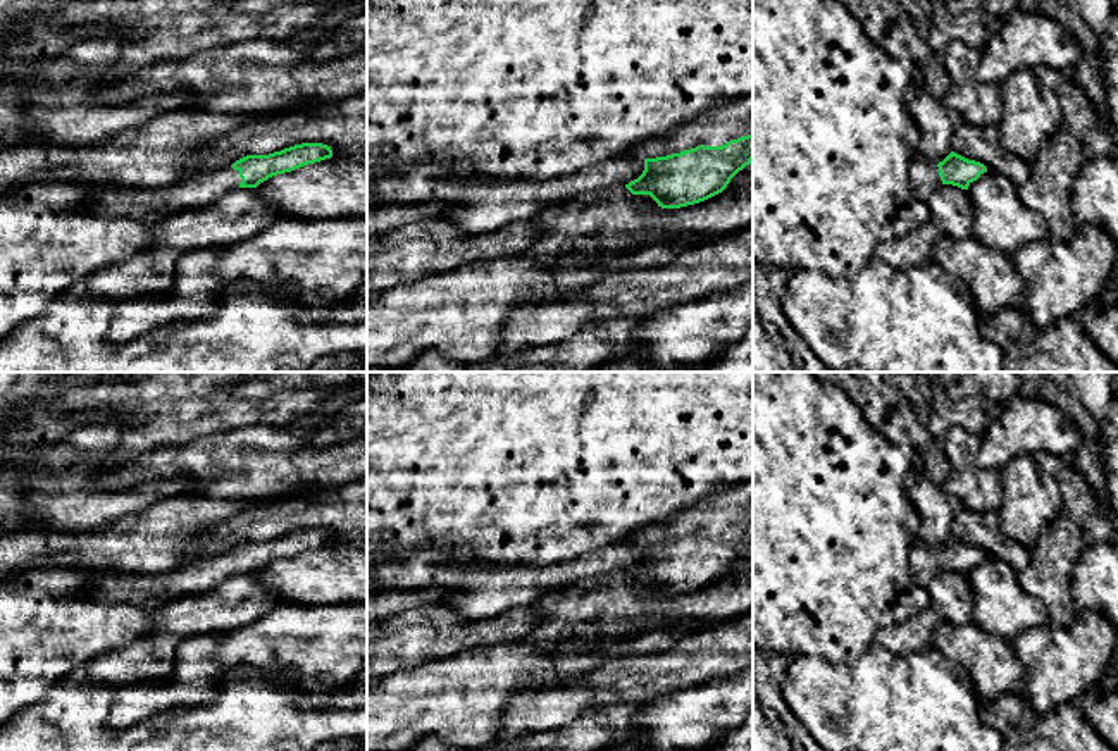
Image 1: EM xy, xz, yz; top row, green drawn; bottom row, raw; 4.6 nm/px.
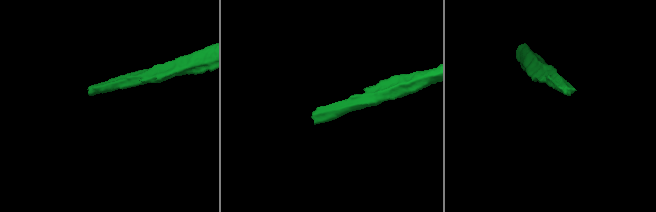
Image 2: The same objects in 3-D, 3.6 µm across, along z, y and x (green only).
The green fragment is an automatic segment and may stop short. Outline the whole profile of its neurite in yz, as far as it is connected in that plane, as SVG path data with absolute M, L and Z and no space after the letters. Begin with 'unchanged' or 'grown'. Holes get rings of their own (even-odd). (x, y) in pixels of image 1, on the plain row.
grown; M918 537L910 551L910 567L918 587L923 591L941 570L968 575L985 558L987 553L984 549L968 546L954 537L939 549L932 549Z

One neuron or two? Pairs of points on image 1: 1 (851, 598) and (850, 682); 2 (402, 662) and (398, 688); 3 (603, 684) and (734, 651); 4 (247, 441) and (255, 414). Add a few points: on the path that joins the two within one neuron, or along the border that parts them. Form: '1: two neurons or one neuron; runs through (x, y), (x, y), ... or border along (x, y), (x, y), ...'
1: two neurons; border along (874, 641), (850, 664), (831, 664), (810, 655)
2: two neurons; border along (440, 660), (395, 670), (385, 679)
3: one neuron; runs through (636, 679), (674, 670), (701, 655)
4: two neurons; border along (286, 426), (243, 426), (212, 434)

